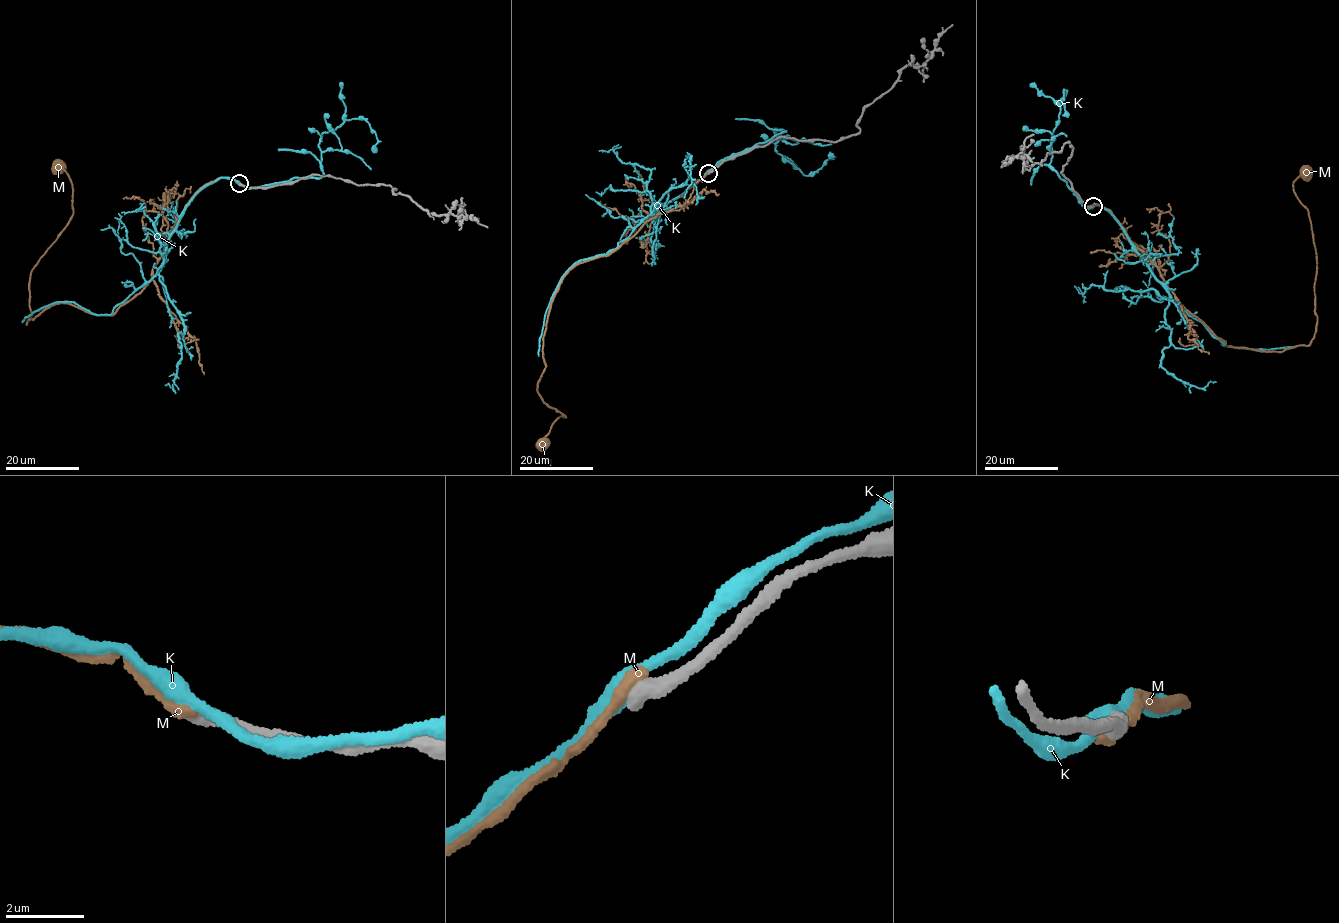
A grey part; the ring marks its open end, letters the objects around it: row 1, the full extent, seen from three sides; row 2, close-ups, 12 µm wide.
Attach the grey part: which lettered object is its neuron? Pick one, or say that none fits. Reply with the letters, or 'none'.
none

